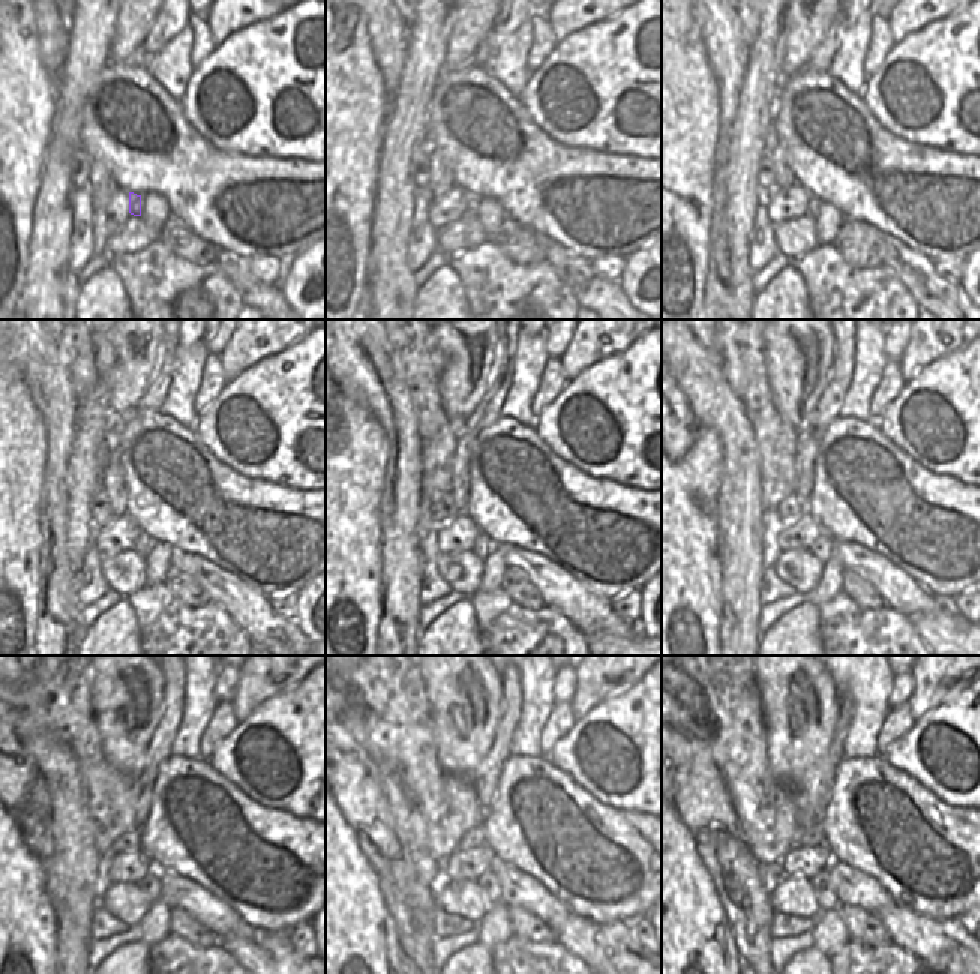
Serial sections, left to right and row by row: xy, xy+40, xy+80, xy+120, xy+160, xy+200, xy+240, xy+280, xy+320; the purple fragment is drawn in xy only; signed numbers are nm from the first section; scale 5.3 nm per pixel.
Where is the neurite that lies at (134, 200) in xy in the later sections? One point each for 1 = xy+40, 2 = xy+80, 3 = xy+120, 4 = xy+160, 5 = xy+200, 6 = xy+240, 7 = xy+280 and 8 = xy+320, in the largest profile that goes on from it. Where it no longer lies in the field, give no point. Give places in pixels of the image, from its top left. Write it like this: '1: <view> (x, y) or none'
1: xy+40 (473, 203)
2: xy+80 (814, 204)
3: xy+120 (144, 544)
4: xy+160 (483, 545)
5: xy+200 (823, 547)
6: xy+240 (152, 886)
7: xy+280 (488, 883)
8: xy+320 (823, 884)

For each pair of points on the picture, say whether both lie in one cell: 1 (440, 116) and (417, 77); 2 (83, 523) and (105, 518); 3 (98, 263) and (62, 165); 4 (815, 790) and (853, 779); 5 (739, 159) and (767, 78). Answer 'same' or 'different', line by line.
1: different
2: different
3: different
4: different
5: same

